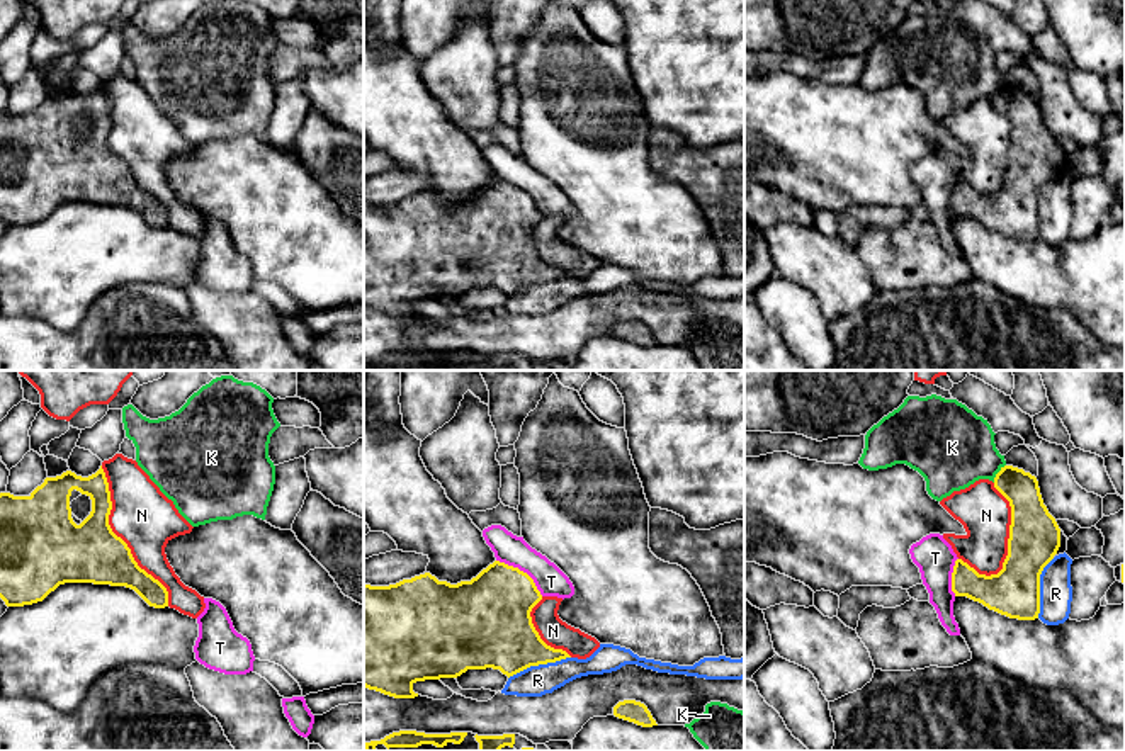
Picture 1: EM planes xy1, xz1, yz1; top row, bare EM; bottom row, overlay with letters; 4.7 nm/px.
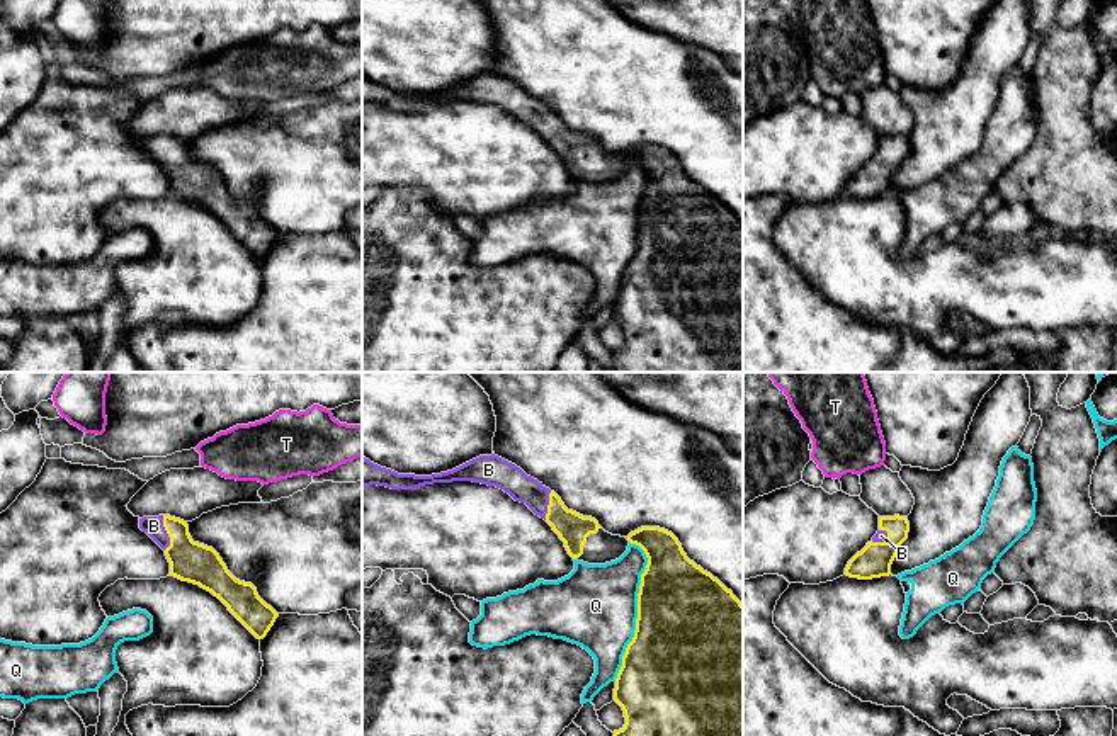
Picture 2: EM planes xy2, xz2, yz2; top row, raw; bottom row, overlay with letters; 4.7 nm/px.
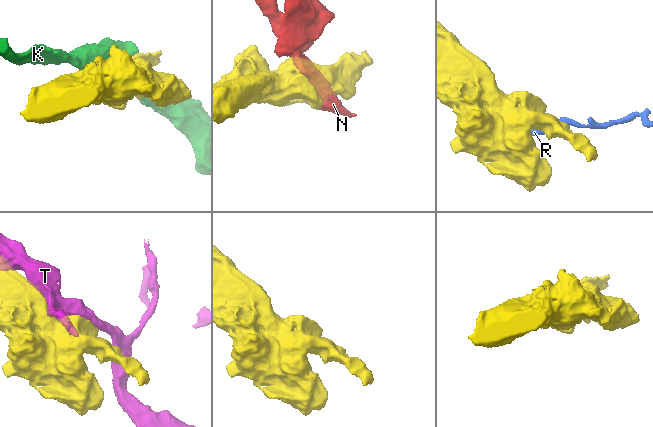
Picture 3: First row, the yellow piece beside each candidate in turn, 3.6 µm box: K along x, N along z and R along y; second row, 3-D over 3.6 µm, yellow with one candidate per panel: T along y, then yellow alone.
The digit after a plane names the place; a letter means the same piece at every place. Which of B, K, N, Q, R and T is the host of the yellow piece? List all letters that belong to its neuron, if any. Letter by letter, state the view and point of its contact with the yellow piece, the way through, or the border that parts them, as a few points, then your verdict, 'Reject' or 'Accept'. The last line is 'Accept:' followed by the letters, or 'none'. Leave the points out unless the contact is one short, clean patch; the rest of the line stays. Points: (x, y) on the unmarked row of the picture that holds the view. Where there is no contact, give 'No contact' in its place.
B: Touches yellow at xy2 (167, 152). Path across: xy2 (191, 181), (167, 152), (153, 145). Accept
K: Touches yellow at yz1 (998, 92). Reject
N: Touches yellow at xy1 (119, 157). Reject
Q: Touches yellow at xz2 (638, 228). Reject
R: Touches yellow at xz1 (539, 282). Reject
T: Touches yellow at xz1 (522, 191). Reject
Accept: B

